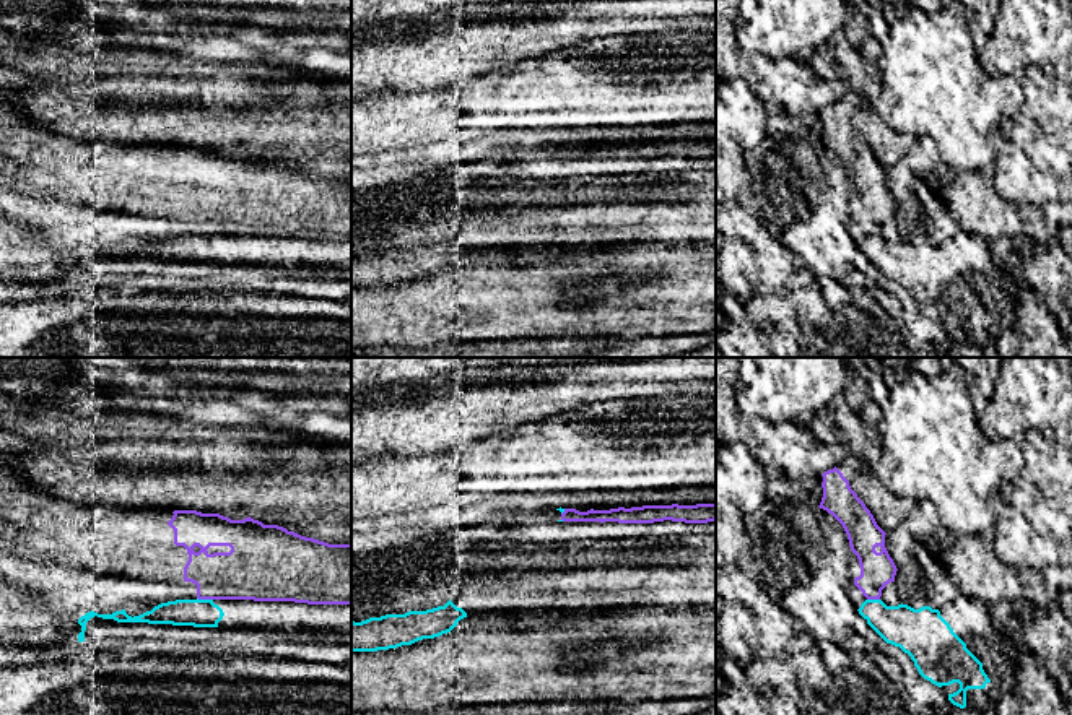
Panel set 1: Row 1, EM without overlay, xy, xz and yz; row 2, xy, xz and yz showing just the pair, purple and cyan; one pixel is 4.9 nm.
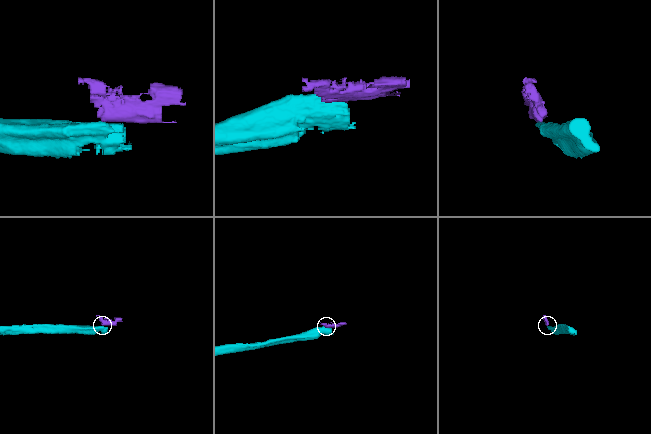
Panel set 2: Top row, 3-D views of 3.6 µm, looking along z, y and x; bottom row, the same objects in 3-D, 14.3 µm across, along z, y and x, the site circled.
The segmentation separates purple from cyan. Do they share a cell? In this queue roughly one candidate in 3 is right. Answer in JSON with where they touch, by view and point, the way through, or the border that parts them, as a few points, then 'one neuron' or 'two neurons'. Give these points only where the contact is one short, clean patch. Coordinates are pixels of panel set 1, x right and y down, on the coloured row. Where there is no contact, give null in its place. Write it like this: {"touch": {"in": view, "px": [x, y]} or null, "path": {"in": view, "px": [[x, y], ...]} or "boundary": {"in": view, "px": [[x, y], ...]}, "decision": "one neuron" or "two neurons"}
{"touch": {"in": "xy", "px": [205, 598]}, "boundary": {"in": "xy", "px": [[197, 597], [212, 600]]}, "decision": "two neurons"}

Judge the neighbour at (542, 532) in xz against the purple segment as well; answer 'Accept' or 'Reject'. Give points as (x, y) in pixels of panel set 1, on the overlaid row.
Reject

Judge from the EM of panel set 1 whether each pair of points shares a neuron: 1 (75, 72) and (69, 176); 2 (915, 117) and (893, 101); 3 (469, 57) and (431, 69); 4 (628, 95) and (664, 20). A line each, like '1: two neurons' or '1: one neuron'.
1: two neurons
2: one neuron
3: one neuron
4: two neurons

